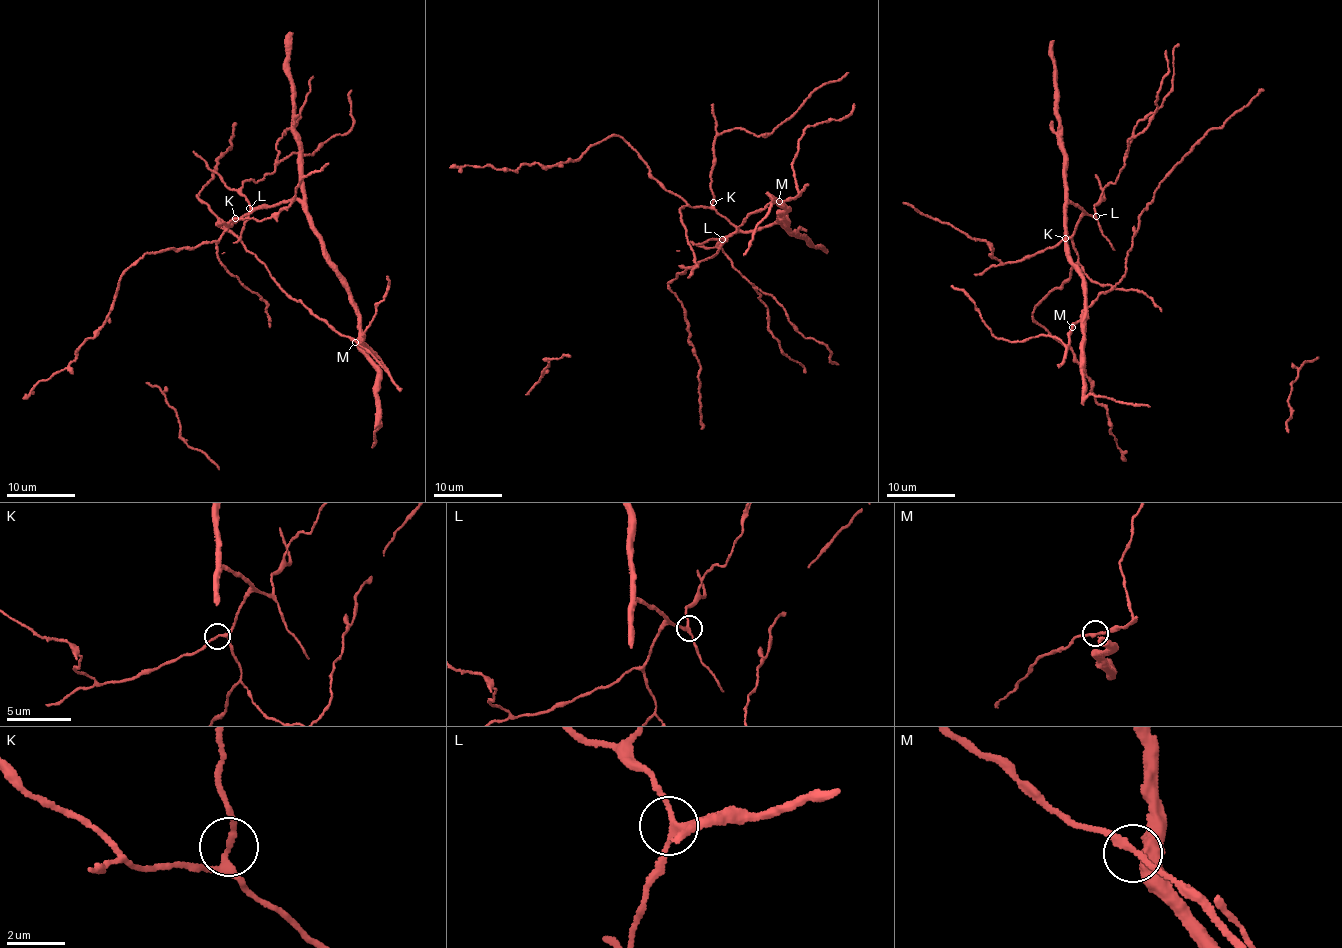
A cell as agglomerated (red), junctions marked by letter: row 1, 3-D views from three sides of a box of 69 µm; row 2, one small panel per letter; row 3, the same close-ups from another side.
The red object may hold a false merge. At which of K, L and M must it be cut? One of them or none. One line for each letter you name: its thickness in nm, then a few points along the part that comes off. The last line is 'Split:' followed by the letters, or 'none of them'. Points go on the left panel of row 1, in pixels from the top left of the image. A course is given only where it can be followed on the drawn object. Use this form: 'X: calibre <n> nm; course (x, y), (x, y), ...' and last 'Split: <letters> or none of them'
Split: none of them

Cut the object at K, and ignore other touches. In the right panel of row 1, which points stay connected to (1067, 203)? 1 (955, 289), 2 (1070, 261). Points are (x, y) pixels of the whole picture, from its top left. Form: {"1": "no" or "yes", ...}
{"1": "yes", "2": "yes"}

